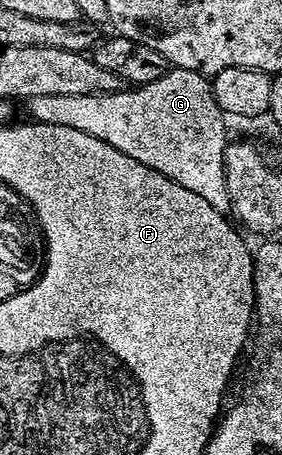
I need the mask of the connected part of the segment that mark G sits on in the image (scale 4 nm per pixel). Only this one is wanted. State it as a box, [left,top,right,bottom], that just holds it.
[28,68,231,212]

